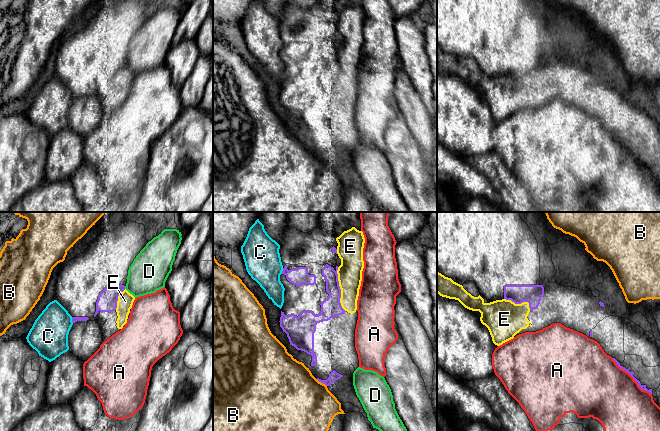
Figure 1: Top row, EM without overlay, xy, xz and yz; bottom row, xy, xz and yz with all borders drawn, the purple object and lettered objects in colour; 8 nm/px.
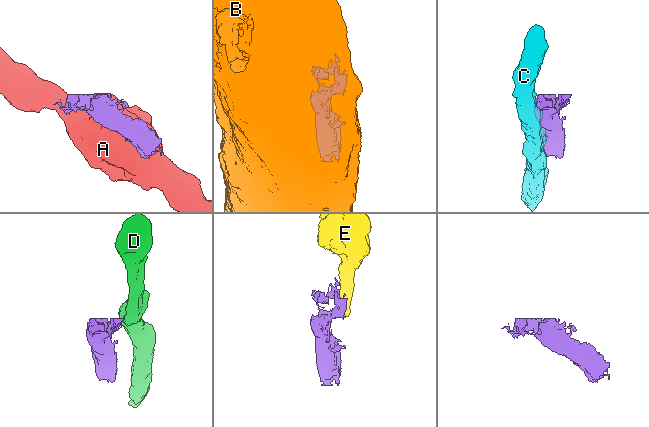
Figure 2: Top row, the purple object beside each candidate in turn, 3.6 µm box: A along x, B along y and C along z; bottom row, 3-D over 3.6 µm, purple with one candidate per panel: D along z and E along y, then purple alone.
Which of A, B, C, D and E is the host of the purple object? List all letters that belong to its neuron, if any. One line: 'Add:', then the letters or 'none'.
Add: none

